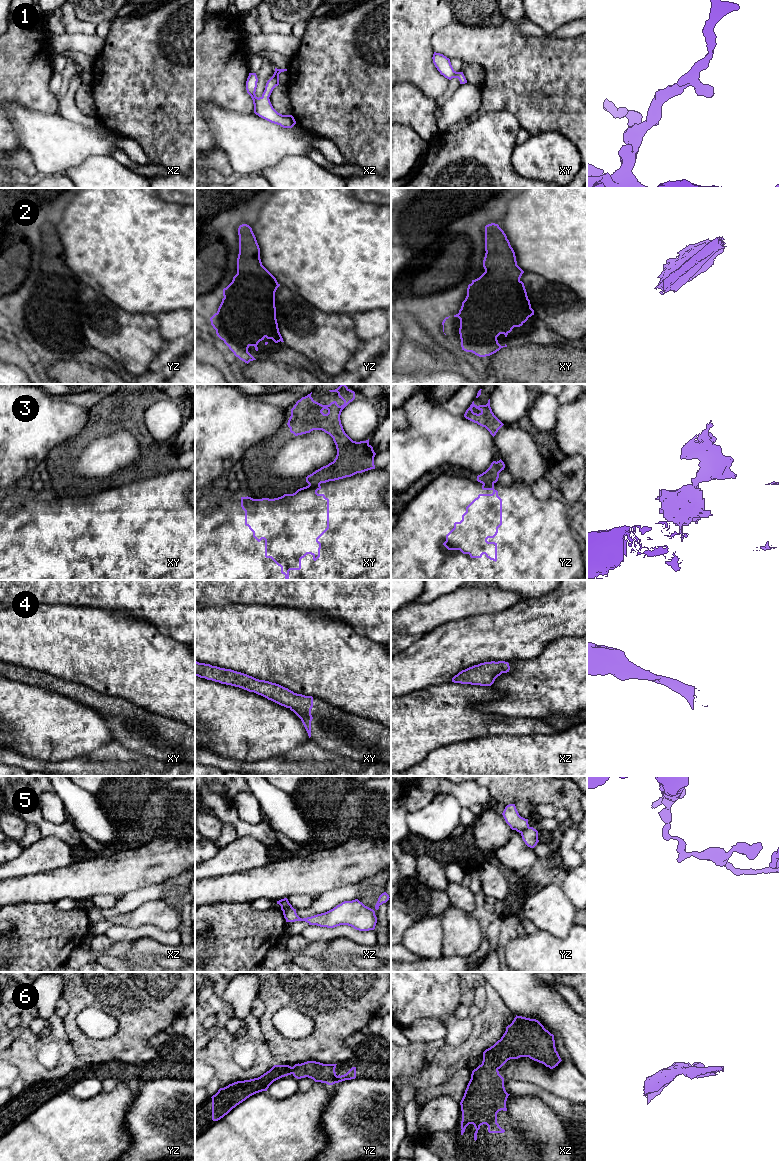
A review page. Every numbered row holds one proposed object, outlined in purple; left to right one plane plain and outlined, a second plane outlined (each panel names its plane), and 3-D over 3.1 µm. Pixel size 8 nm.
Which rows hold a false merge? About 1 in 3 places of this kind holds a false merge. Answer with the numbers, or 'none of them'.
3, 5

